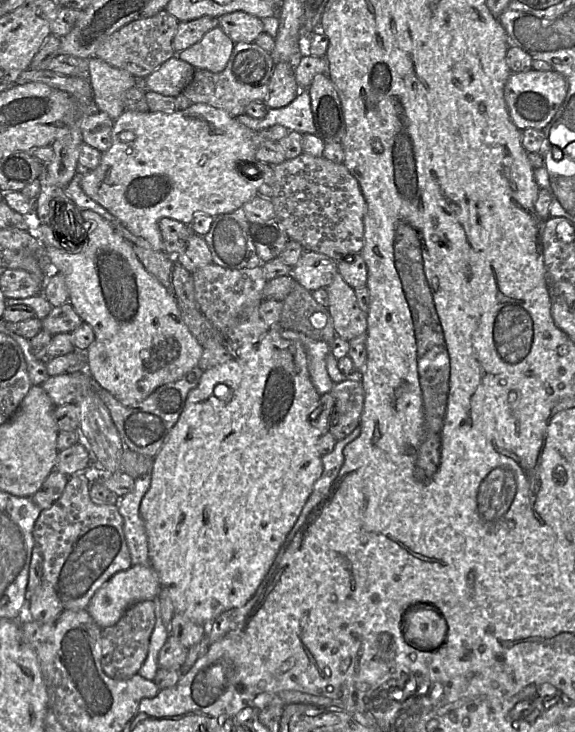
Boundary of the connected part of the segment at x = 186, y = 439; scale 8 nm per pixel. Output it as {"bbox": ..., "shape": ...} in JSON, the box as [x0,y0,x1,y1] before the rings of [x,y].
{"bbox":[140,325,323,626],"shape":[[[280,325],[270,327],[248,353],[205,370],[197,387],[189,392],[178,421],[154,456],[150,487],[140,504],[140,515],[147,534],[149,564],[156,572],[161,589],[168,594],[174,613],[180,613],[200,625],[209,626],[221,613],[244,606],[254,596],[323,471],[319,452],[320,433],[310,423],[310,414],[318,406],[320,397],[309,376],[304,346],[299,341],[283,338]]]}

